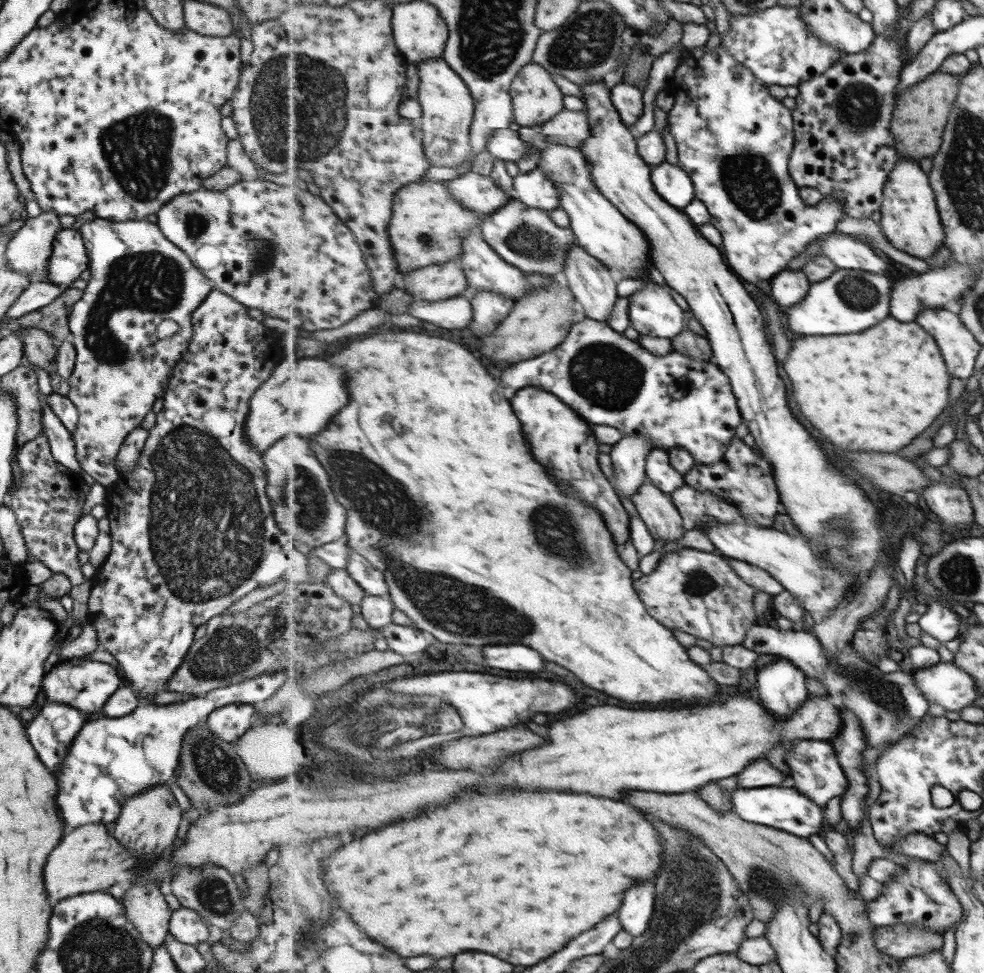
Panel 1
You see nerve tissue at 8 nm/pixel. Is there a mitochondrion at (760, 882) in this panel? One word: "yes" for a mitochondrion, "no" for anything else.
yes

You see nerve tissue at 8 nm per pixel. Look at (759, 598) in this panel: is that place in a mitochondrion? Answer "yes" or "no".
no

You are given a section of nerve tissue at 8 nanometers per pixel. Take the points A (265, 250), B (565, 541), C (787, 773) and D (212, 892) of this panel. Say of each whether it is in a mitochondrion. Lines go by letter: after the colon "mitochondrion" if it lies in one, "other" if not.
A: mitochondrion
B: mitochondrion
C: other
D: mitochondrion

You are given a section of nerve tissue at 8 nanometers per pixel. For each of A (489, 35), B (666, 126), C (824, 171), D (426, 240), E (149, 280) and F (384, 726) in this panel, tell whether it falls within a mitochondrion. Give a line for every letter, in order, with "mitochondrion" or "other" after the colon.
A: mitochondrion
B: other
C: other
D: mitochondrion
E: mitochondrion
F: mitochondrion

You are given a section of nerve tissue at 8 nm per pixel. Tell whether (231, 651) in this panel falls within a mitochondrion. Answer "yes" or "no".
yes

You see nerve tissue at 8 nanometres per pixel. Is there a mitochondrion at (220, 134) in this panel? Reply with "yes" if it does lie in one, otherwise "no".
no

